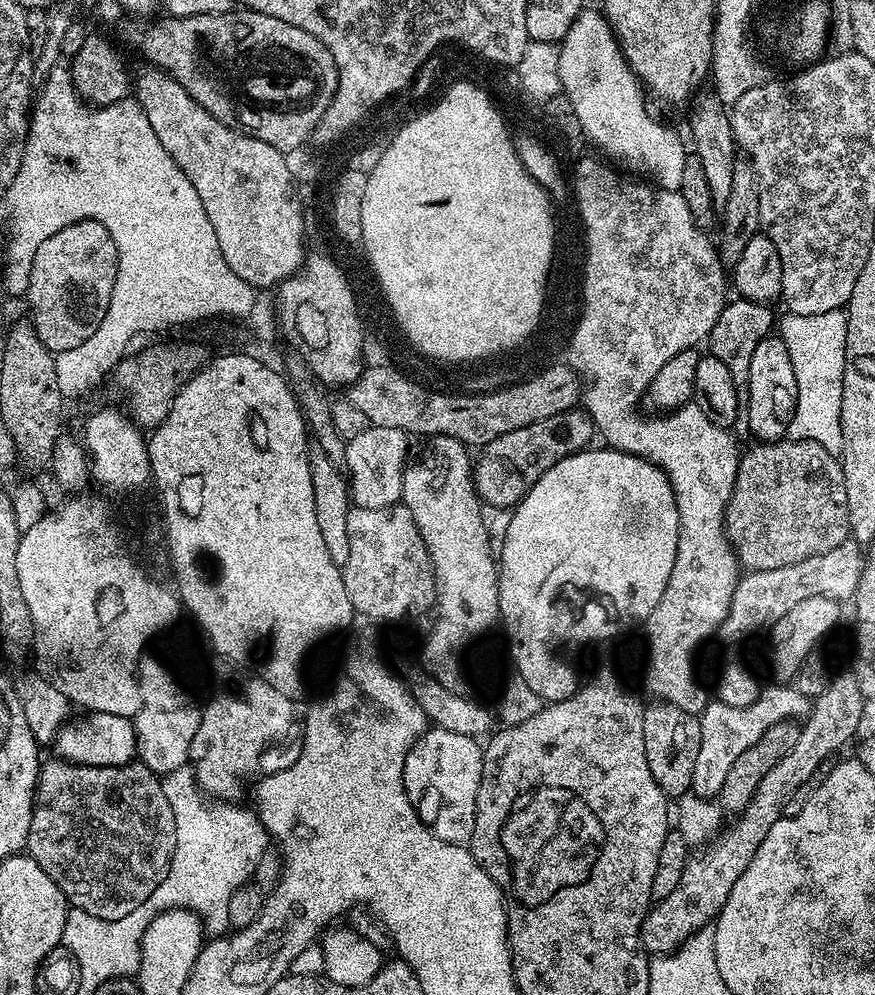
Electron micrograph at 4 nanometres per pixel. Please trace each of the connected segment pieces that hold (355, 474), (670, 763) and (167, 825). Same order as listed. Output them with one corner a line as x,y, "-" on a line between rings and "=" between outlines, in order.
370,426
358,438
347,441
344,464
350,481
350,500
355,507
378,510
401,503
404,469
410,460
408,440
409,433
402,430
=
649,703
644,709
644,737
650,770
669,797
680,798
693,787
694,762
698,762
700,745
700,722
689,709
679,703
652,703
656,704
=
45,759
40,766
27,855
50,874
71,907
86,910
86,914
94,914
94,918
126,918
130,910
138,910
138,906
154,894
174,858
174,810
170,810
170,802
166,794
162,794
161,777
139,762
90,766
51,759

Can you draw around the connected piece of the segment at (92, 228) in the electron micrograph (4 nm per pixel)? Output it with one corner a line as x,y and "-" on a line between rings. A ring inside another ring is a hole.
97,220
74,222
38,246
28,275
26,301
38,338
54,354
77,351
98,330
106,318
110,294
114,294
119,265
114,238

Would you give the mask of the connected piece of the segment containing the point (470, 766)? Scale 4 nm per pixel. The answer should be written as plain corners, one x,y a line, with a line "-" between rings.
435,726
429,727
410,750
404,763
404,789
420,820
438,838
451,844
471,841
483,761
484,749
477,737

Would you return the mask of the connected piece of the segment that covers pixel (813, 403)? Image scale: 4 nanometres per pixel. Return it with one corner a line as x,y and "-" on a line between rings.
785,315
780,324
779,339
788,347
792,359
792,369
796,379
796,411
792,413
792,421
788,423
787,435
794,440
812,440
820,443
830,453
839,453
842,446
842,426
840,425
840,386
837,377
830,373
841,367
844,355
844,324
838,322
832,328
832,340
824,340
821,344
812,341
812,328
803,316

